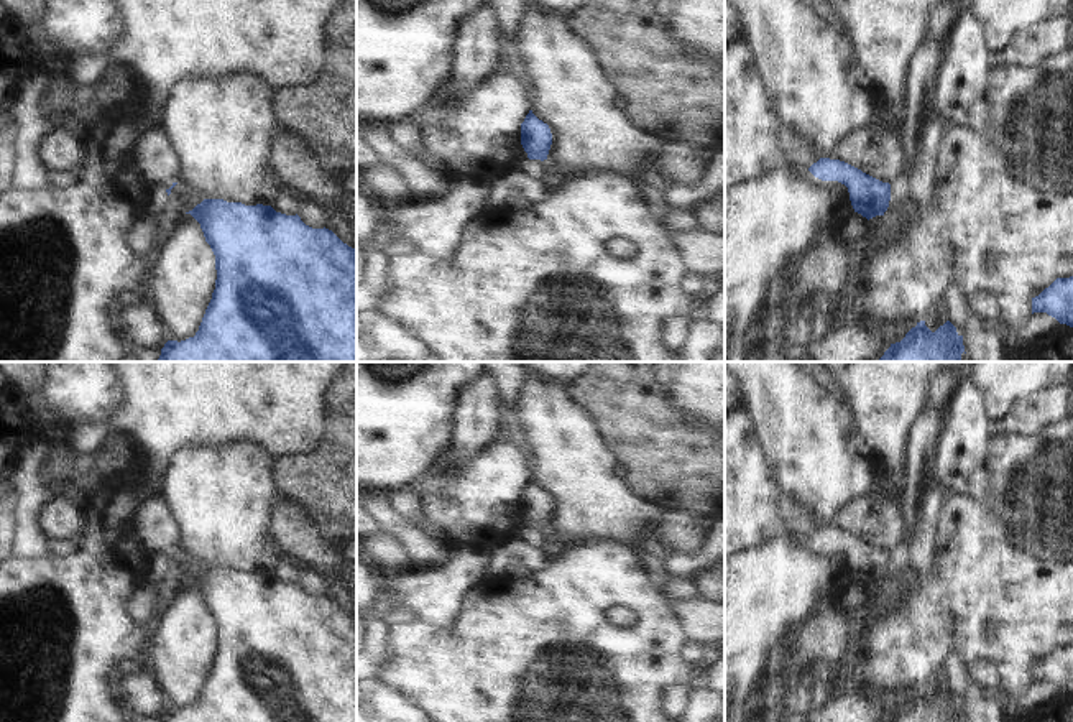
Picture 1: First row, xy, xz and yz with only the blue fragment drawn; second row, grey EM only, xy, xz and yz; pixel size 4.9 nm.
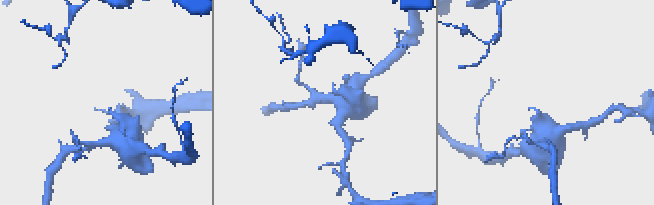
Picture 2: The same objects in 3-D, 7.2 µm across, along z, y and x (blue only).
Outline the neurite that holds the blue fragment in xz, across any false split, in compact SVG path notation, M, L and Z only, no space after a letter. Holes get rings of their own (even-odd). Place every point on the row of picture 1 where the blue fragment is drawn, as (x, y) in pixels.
M529 110L521 123L521 145L529 160L547 160L552 145L552 133L549 125L539 120L532 110Z

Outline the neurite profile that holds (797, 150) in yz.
M784 122L779 123L779 145L789 164L810 168L820 160L812 141Z

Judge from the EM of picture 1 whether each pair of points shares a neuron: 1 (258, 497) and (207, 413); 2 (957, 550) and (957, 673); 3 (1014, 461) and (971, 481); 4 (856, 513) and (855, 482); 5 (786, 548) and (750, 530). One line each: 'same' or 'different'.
1: different
2: different
3: different
4: different
5: different

